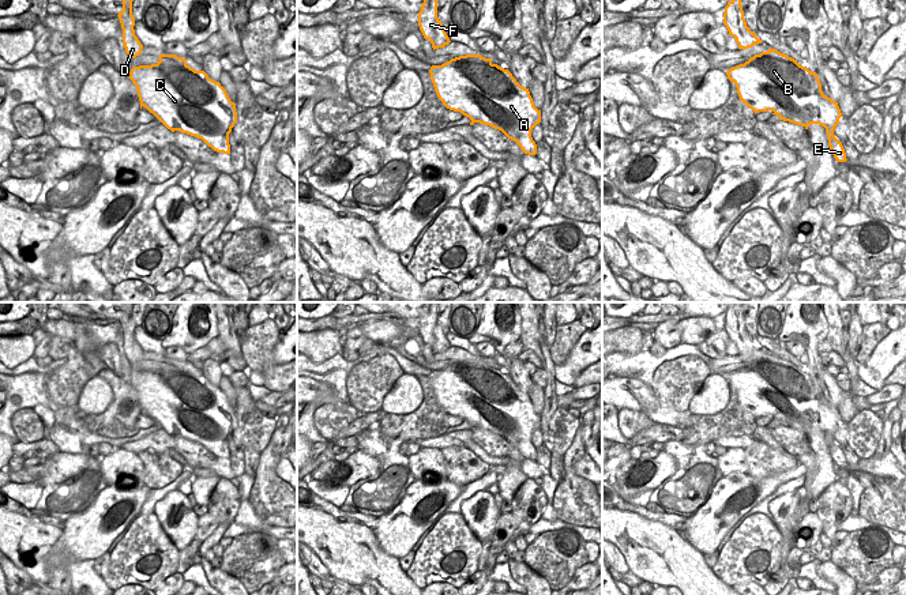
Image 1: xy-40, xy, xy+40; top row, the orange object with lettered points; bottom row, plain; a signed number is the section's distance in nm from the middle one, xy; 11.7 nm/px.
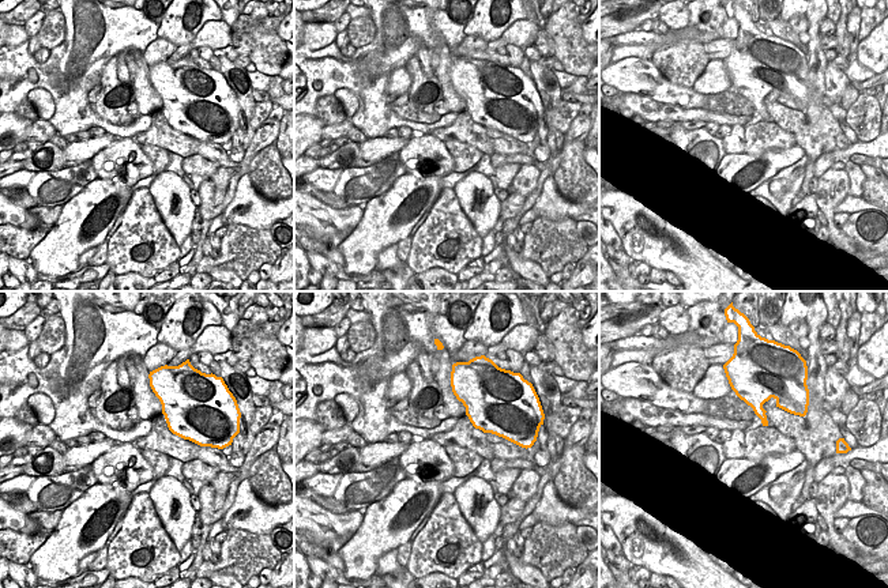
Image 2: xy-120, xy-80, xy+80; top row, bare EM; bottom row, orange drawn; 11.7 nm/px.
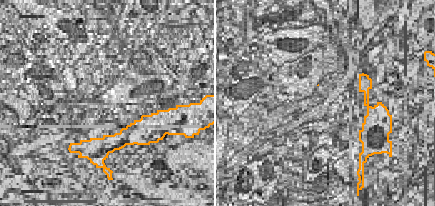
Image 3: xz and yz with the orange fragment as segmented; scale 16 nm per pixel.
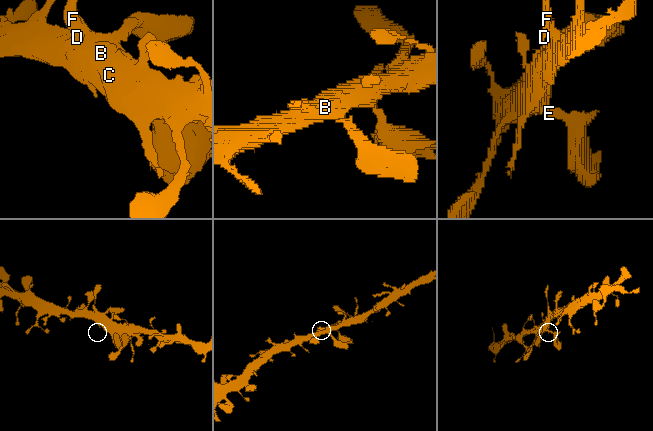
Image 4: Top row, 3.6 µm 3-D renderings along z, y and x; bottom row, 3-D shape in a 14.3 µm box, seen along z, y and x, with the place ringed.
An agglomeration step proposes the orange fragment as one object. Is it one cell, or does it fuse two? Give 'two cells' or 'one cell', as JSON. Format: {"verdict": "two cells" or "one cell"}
{"verdict": "one cell"}

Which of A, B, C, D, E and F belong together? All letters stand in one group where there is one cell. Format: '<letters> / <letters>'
A B C D E F

